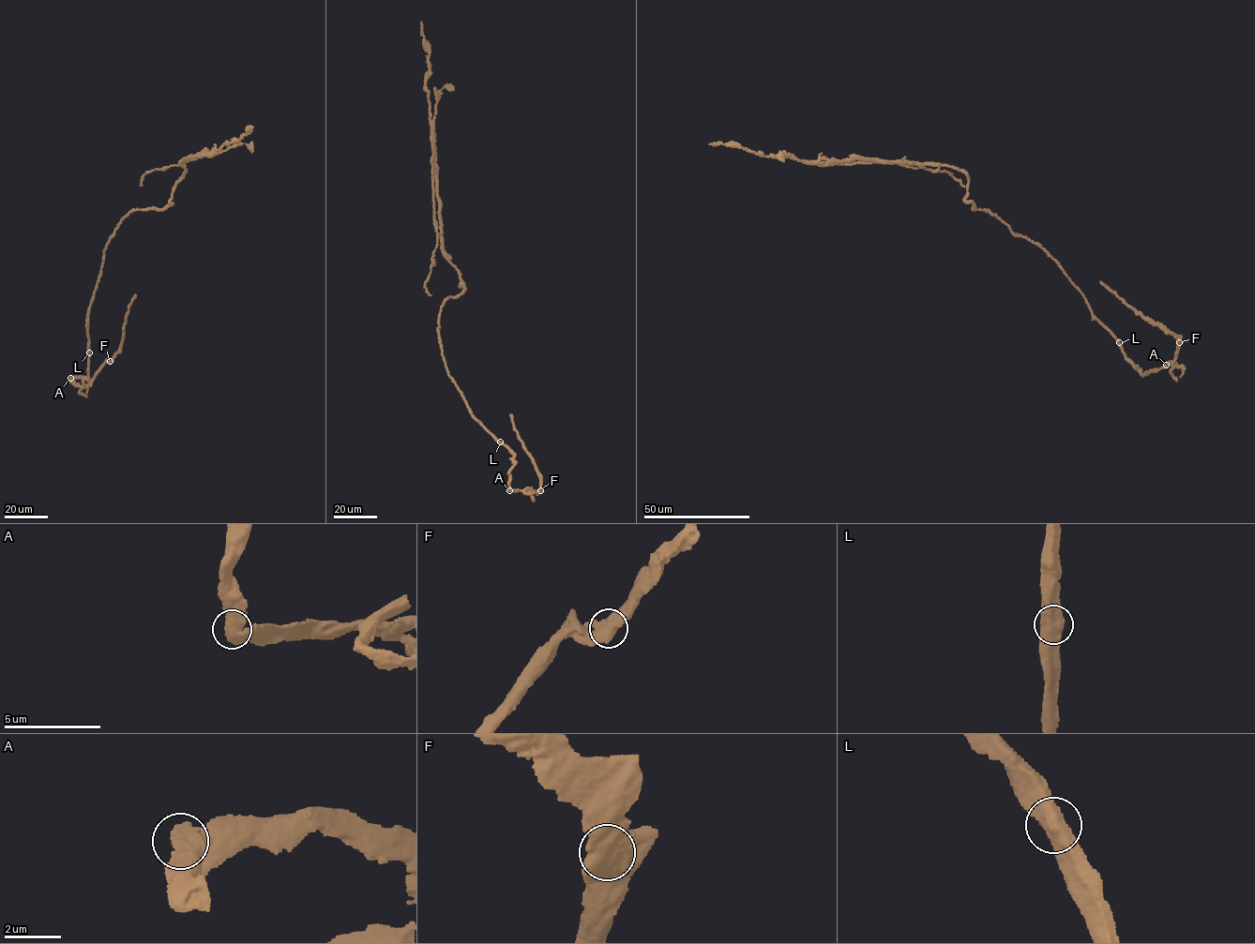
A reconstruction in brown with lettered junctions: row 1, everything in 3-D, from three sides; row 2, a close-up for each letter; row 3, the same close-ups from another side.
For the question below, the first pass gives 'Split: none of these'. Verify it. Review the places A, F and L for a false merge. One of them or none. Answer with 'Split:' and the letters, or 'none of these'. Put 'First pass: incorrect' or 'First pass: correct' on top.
First pass: correct
Split: none of these

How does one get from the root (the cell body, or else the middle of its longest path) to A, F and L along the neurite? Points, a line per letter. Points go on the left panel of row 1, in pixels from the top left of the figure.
A: (118, 224), (105, 246), (89, 311), (86, 326), (87, 376), (80, 386), (71, 383), (70, 378)
F: (118, 224), (105, 246), (89, 311), (87, 376), (81, 386), (70, 382), (81, 377), (91, 380), (110, 361)
L: (118, 224), (105, 246), (89, 311), (86, 326), (89, 352)

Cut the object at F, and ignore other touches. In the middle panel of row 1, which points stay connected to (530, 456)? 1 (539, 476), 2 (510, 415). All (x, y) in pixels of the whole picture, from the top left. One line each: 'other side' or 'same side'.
1: same side
2: same side

